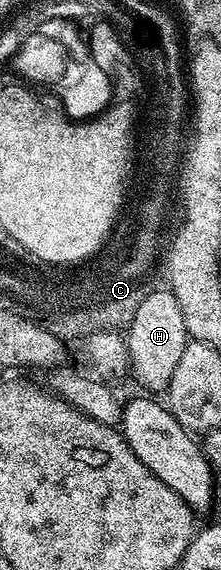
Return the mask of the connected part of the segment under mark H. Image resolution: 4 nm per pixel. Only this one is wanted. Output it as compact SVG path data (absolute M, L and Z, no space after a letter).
M159 289L146 296L142 305L138 306L138 311L134 313L132 323L126 328L131 378L136 378L148 390L145 392L163 392L170 385L170 377L174 377L174 369L182 358L182 349L186 349L189 341L182 308L171 290Z

